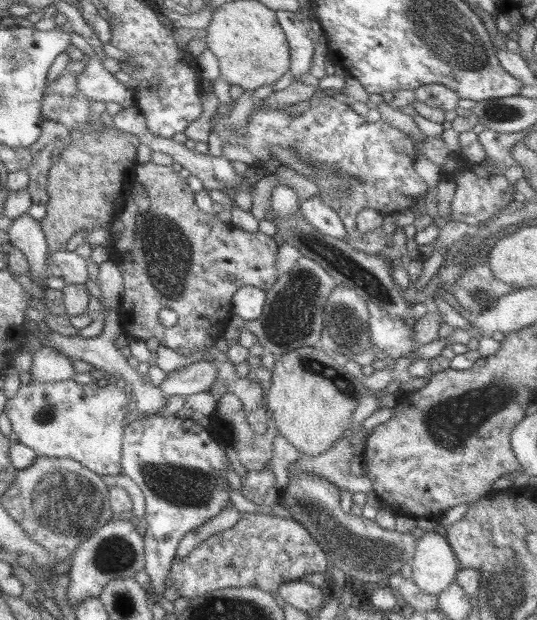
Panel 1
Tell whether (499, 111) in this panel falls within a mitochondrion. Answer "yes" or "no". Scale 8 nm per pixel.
yes

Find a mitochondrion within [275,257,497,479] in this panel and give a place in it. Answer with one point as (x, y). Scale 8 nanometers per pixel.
(341, 381)

